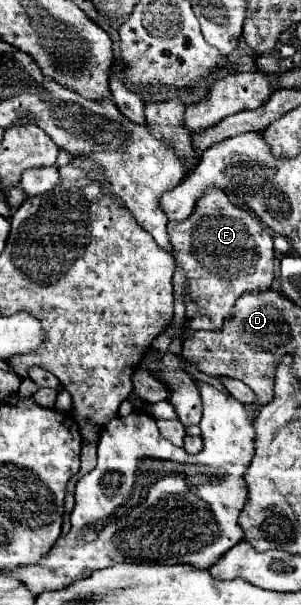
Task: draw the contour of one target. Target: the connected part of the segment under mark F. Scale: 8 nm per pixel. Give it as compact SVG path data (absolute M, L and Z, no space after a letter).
M205 191L187 221L167 225L175 263L187 275L187 319L181 341L189 331L221 329L235 301L247 291L265 291L273 283L273 237L247 209L229 201L225 191Z

